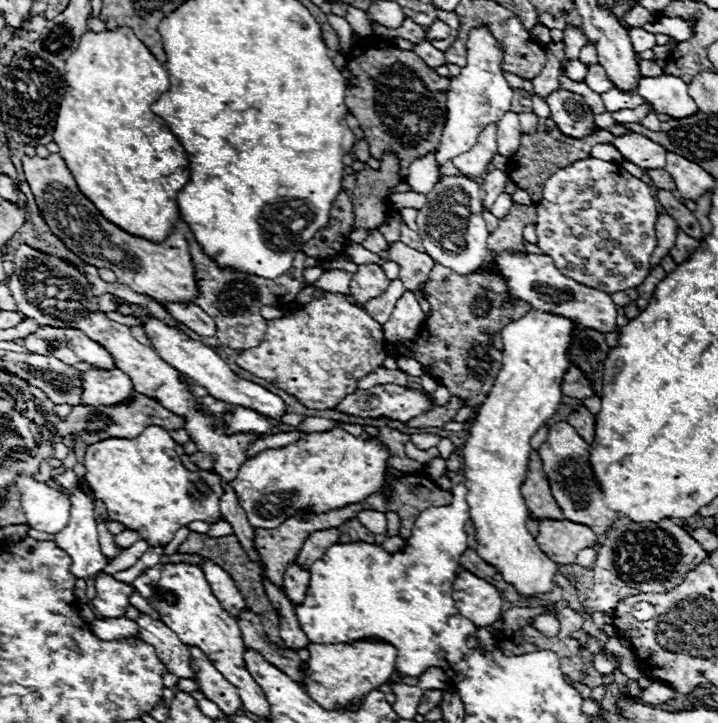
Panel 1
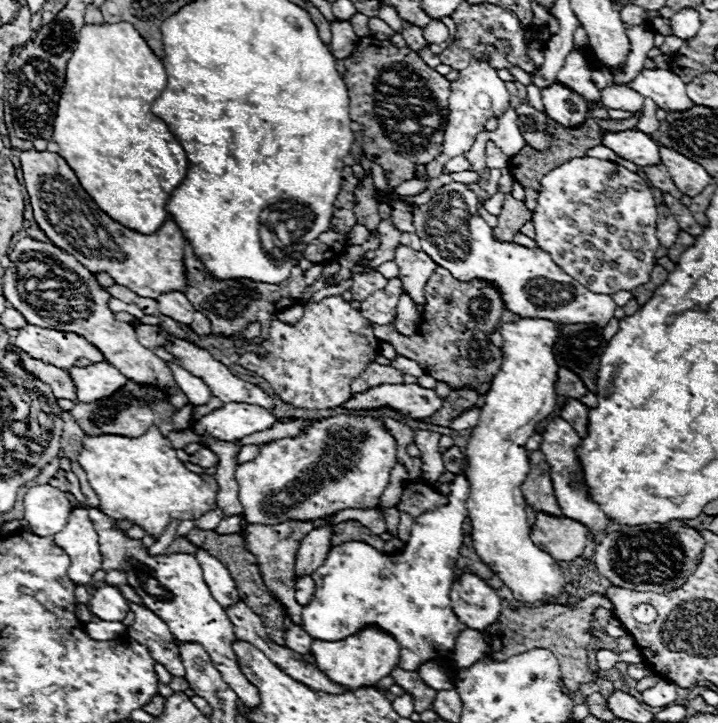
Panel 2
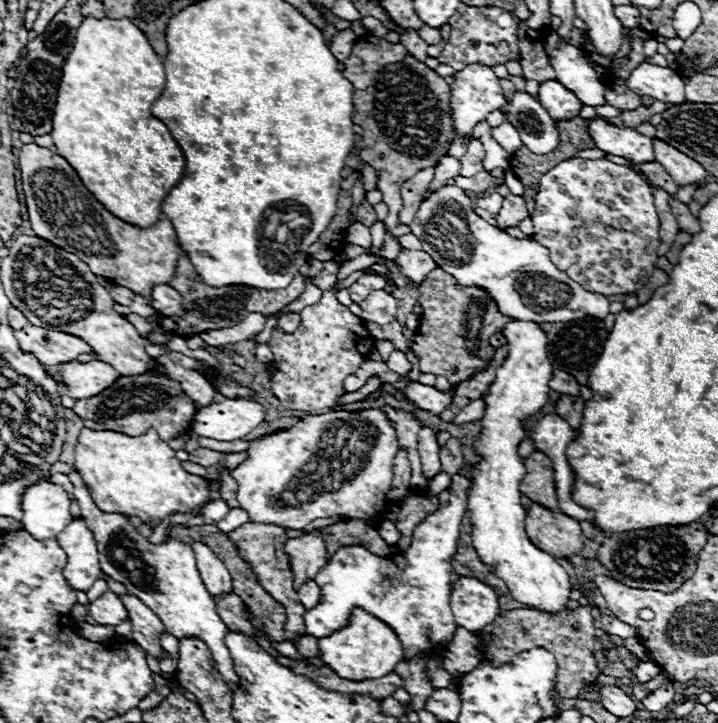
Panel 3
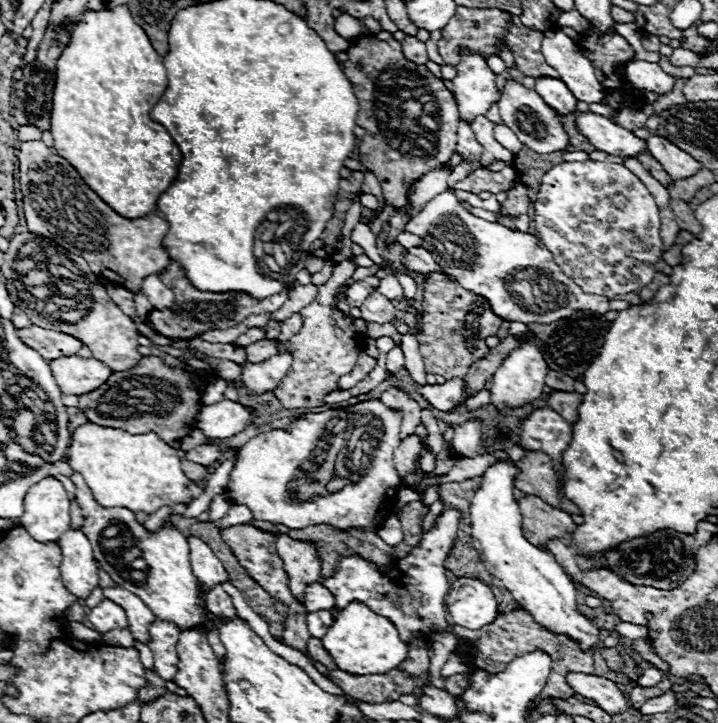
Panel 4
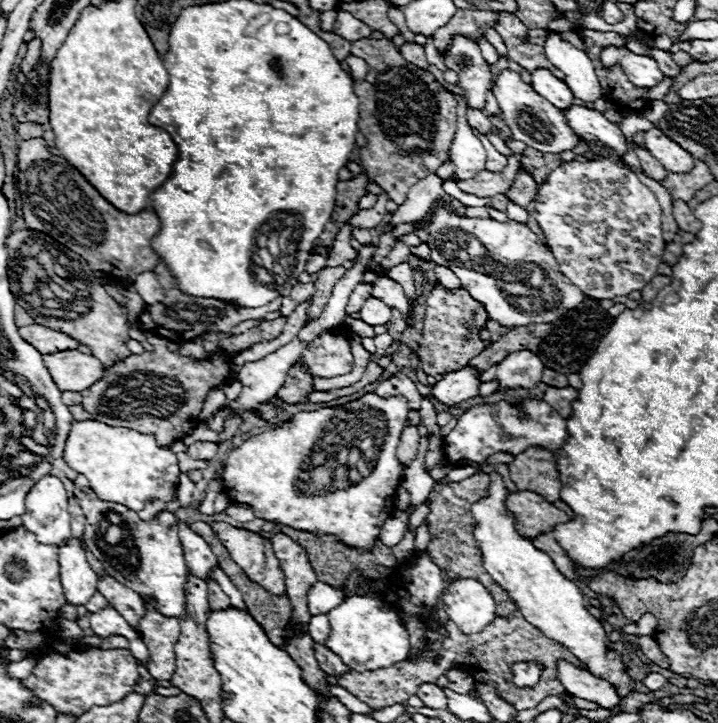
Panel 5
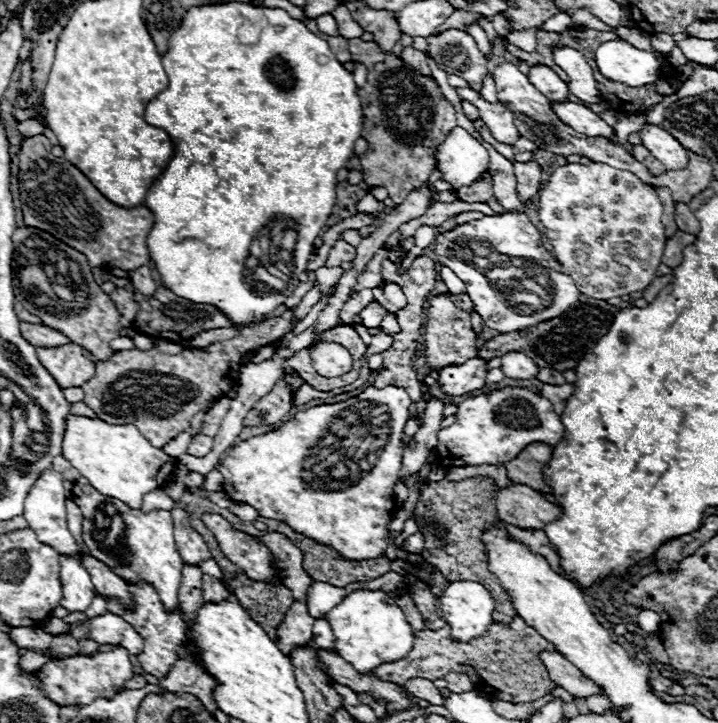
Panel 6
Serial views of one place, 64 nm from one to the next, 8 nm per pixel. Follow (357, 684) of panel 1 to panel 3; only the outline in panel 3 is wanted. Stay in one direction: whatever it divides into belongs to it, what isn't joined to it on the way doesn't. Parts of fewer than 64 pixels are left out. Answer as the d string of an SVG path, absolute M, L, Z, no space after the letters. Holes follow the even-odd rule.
M354 608L348 620L348 626L332 632L326 638L318 640L322 662L338 672L342 678L364 680L364 678L380 678L394 670L394 666L404 658L404 648L396 636L396 632L376 616L370 616L362 608Z

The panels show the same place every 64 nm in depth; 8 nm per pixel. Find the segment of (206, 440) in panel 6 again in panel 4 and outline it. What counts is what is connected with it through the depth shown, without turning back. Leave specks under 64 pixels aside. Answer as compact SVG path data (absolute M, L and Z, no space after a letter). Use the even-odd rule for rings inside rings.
M200 444L186 452L186 460L202 464L202 466L214 464L218 460L218 456L220 456L220 452L218 452L218 446L214 446L214 444Z

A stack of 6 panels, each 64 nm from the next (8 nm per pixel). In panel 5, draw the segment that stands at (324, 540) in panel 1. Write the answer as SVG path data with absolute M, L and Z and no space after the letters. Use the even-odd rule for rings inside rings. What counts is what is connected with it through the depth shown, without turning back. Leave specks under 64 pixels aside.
M274 534L268 538L272 542L274 554L278 556L280 568L286 576L286 592L292 600L292 616L290 624L300 624L304 632L308 632L310 612L306 606L306 592L316 582L316 574L308 564L308 556L304 548L300 548L286 534Z

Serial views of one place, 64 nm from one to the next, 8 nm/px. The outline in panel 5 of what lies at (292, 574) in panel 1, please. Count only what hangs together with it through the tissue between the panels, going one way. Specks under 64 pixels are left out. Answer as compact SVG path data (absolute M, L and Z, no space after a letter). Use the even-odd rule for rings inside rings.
M324 582L312 584L308 590L308 610L312 616L326 614L332 608L336 608L338 604L342 604L344 596L346 596L344 588L332 588Z

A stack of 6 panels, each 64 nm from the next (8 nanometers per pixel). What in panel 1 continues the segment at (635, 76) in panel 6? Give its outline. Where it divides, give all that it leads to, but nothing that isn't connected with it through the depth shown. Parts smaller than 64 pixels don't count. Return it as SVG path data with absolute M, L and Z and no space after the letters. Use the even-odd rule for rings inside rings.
M642 76L636 92L644 96L656 112L664 112L672 118L684 118L698 112L698 106L688 96L688 86L678 76Z

